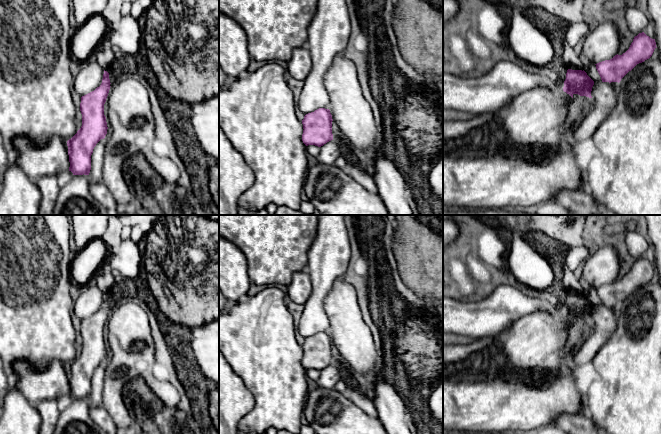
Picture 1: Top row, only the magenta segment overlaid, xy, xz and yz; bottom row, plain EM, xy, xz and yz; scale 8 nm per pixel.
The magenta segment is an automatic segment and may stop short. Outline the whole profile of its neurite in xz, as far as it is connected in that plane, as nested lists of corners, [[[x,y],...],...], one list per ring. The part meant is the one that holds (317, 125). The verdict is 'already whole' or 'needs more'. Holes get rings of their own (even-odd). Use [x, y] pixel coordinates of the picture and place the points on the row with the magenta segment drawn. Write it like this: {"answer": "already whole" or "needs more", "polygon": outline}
{"answer": "already whole", "polygon": [[[319,108],[308,113],[302,120],[303,134],[302,141],[308,145],[323,146],[333,140],[332,115],[329,109]]]}

